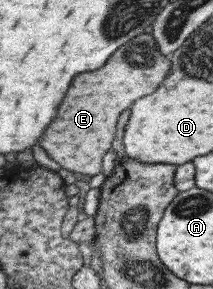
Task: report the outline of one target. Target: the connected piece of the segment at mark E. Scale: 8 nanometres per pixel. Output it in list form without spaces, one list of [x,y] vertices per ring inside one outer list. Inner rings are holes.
[[[143,33],[136,39],[130,39],[128,61],[126,47],[122,47],[108,59],[102,71],[82,73],[74,77],[70,89],[66,91],[66,97],[60,103],[56,121],[46,127],[40,139],[40,145],[50,155],[50,159],[73,173],[94,176],[101,172],[104,155],[114,141],[116,119],[120,117],[120,113],[136,99],[154,93],[170,71],[170,61],[158,49],[152,34]]]

